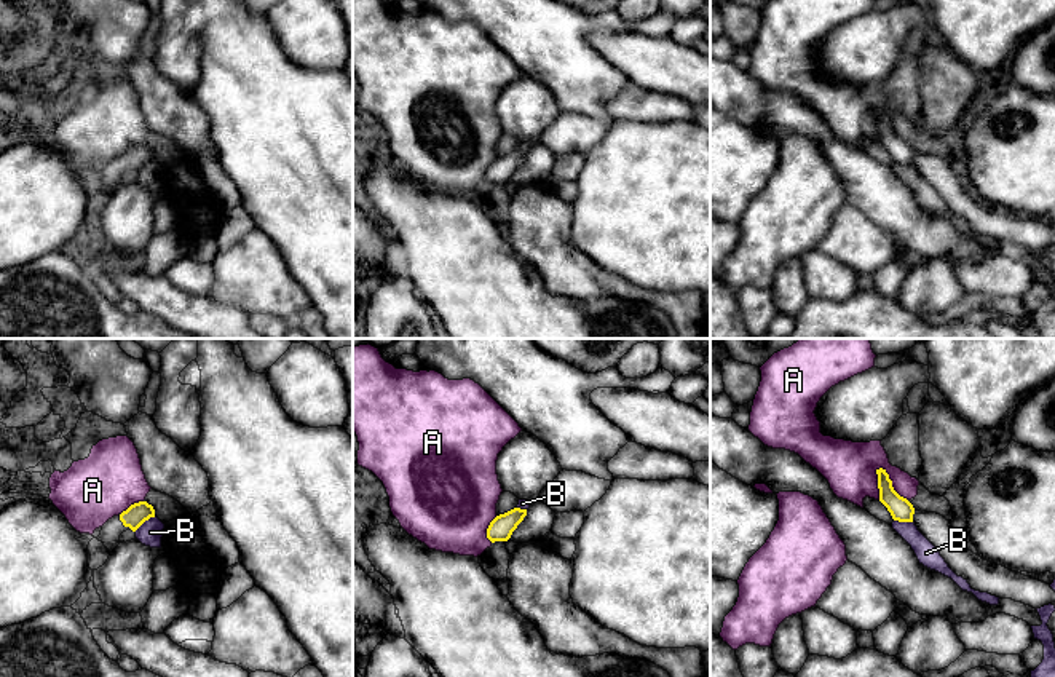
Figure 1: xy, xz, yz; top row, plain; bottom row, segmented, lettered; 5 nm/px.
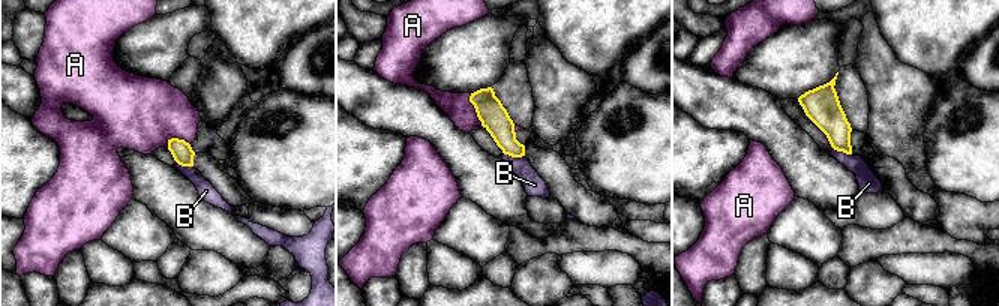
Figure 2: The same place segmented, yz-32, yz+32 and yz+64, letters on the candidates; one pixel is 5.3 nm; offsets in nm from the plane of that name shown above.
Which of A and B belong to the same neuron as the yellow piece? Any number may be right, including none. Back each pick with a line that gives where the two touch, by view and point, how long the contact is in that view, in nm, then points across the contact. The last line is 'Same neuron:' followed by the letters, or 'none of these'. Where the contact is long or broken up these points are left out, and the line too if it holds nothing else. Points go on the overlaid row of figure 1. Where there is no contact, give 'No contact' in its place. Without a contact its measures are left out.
Same neuron: none of these

